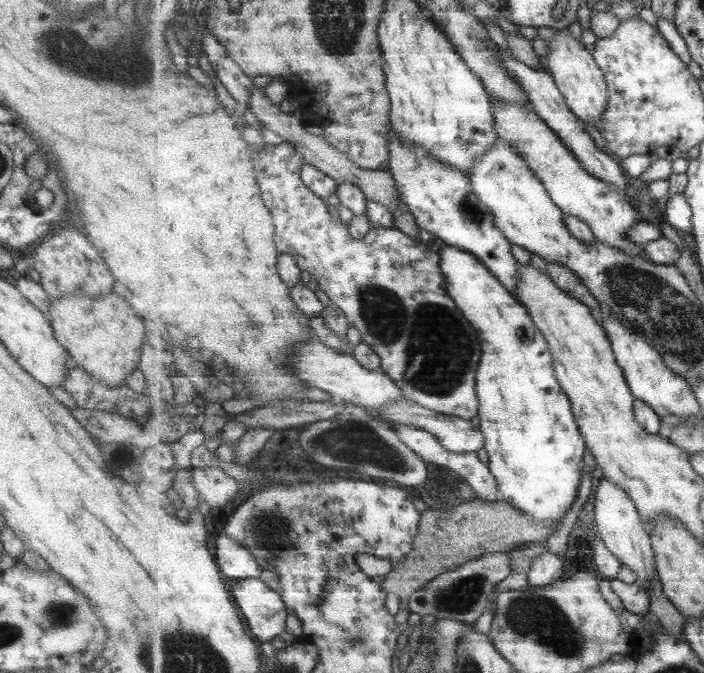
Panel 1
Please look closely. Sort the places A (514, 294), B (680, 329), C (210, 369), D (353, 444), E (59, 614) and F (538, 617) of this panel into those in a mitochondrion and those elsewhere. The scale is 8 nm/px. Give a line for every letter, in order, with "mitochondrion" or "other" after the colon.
A: other
B: mitochondrion
C: other
D: mitochondrion
E: mitochondrion
F: mitochondrion

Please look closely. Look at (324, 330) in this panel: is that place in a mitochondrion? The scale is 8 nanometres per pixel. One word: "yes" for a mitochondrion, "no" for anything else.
no

